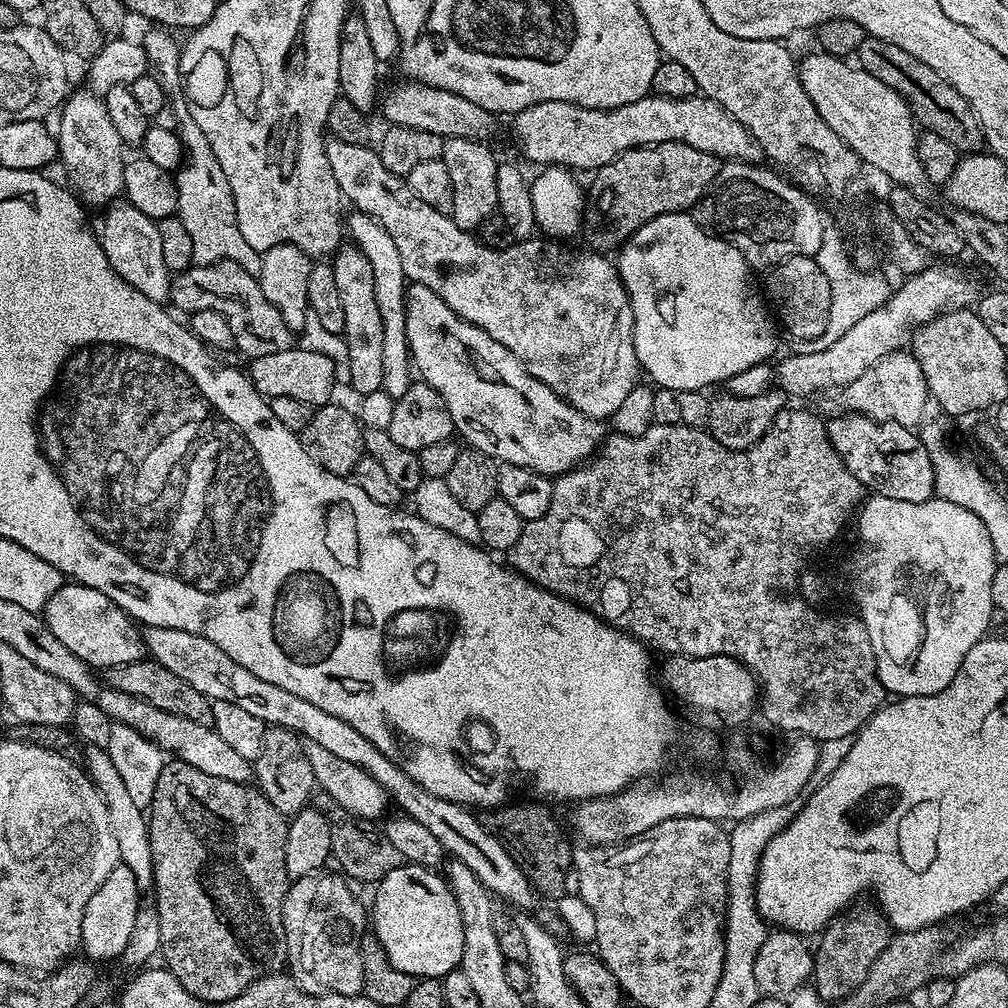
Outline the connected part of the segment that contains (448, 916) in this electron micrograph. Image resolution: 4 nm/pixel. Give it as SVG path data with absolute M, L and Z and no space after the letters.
M405 862L399 864L394 870L390 870L390 874L383 876L375 885L374 891L376 891L376 897L372 900L372 908L370 904L370 928L378 938L380 945L386 950L386 956L390 958L390 964L396 970L402 970L402 974L413 978L443 978L443 976L450 974L455 968L460 966L462 938L464 937L462 934L462 914L458 914L458 902L454 898L452 889L448 887L447 879L439 871Z

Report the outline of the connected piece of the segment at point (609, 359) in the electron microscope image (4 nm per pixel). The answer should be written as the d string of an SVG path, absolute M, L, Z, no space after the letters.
M328 138L325 139L324 149L326 158L334 170L334 178L338 181L341 197L345 201L352 200L351 207L355 211L370 214L370 218L374 218L374 222L385 227L386 234L390 234L390 238L398 250L398 255L402 257L404 275L411 283L430 286L430 290L434 290L434 294L438 294L438 298L442 298L442 302L446 302L446 306L450 306L450 310L454 310L454 314L458 314L466 322L486 330L486 334L490 334L490 338L502 342L502 346L506 346L506 350L510 350L510 354L514 354L514 358L518 358L522 362L522 366L529 374L538 378L538 382L550 386L550 390L554 390L554 394L558 394L567 404L574 406L574 410L586 414L592 420L601 422L607 421L607 416L608 419L615 417L618 406L622 406L622 402L626 402L627 396L630 395L630 390L634 390L638 386L639 380L636 379L642 376L642 369L634 346L632 303L628 300L628 291L624 289L619 267L613 261L611 264L608 261L611 259L607 255L595 250L583 252L580 248L567 248L564 242L557 242L552 238L521 240L513 242L509 248L488 248L471 231L456 225L451 216L434 210L434 206L430 206L427 202L422 202L422 198L418 198L418 194L414 194L414 190L410 190L405 177L395 176L390 170L386 170L386 166L382 166L382 158L375 147Z

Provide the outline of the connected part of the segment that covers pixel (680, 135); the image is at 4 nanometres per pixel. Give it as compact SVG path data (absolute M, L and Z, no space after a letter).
M649 94L638 102L617 108L587 108L570 102L538 102L511 117L512 136L524 156L539 166L561 166L569 170L595 170L614 162L631 148L662 142L682 142L714 154L722 162L755 164L761 159L759 144L718 102L703 94L675 100Z

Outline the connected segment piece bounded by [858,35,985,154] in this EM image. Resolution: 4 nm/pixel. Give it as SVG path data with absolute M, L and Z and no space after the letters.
M865 35L858 53L858 64L874 78L878 78L879 82L884 82L901 95L923 131L946 138L946 142L950 142L950 146L954 146L961 154L975 154L985 147L984 131L973 116L968 103L962 98L962 94L958 94L958 90L954 90L952 84L942 80L937 72L930 70L926 62L902 50L902 46L894 46L894 42Z

